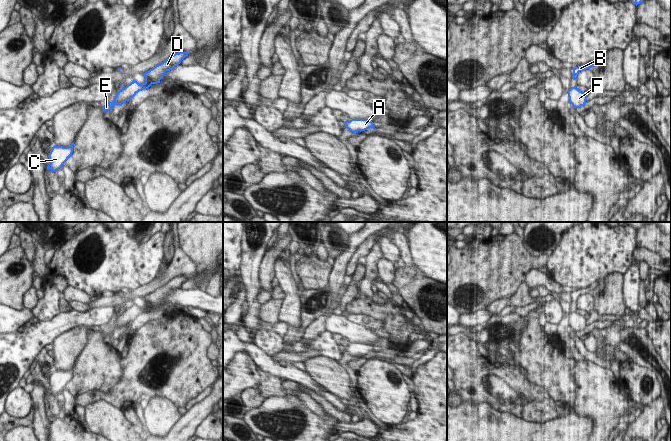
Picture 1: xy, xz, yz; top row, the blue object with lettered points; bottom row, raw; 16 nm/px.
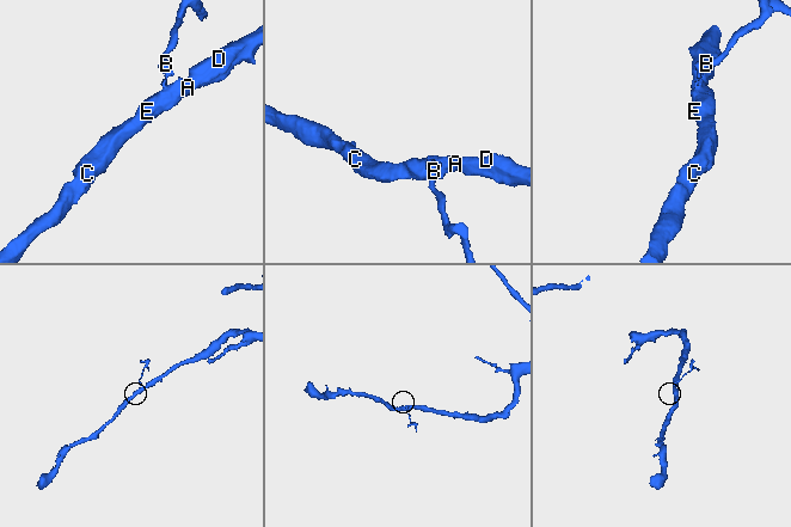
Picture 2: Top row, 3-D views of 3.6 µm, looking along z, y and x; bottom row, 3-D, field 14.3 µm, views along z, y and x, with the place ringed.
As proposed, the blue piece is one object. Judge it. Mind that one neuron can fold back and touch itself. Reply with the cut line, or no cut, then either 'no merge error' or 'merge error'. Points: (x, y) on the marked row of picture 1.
cut yz (575, 86), (571, 88); merge error

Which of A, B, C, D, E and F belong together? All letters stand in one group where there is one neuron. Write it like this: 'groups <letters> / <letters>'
groups A C D E F / B

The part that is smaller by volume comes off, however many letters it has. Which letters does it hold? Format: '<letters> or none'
B

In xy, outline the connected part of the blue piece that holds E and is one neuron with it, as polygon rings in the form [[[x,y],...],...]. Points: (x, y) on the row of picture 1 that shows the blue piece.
[[[179,52],[171,55],[162,63],[154,66],[149,71],[145,72],[143,76],[145,77],[145,82],[139,84],[136,80],[133,80],[125,88],[117,91],[116,96],[112,102],[107,100],[105,105],[102,106],[104,112],[111,112],[114,105],[121,105],[126,101],[131,100],[139,91],[148,89],[152,84],[160,83],[167,71],[172,70],[175,66],[179,65],[181,61],[187,57],[189,52]]]

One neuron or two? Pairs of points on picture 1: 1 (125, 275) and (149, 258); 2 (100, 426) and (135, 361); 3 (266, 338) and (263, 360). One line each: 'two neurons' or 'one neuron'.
1: one neuron
2: two neurons
3: two neurons

